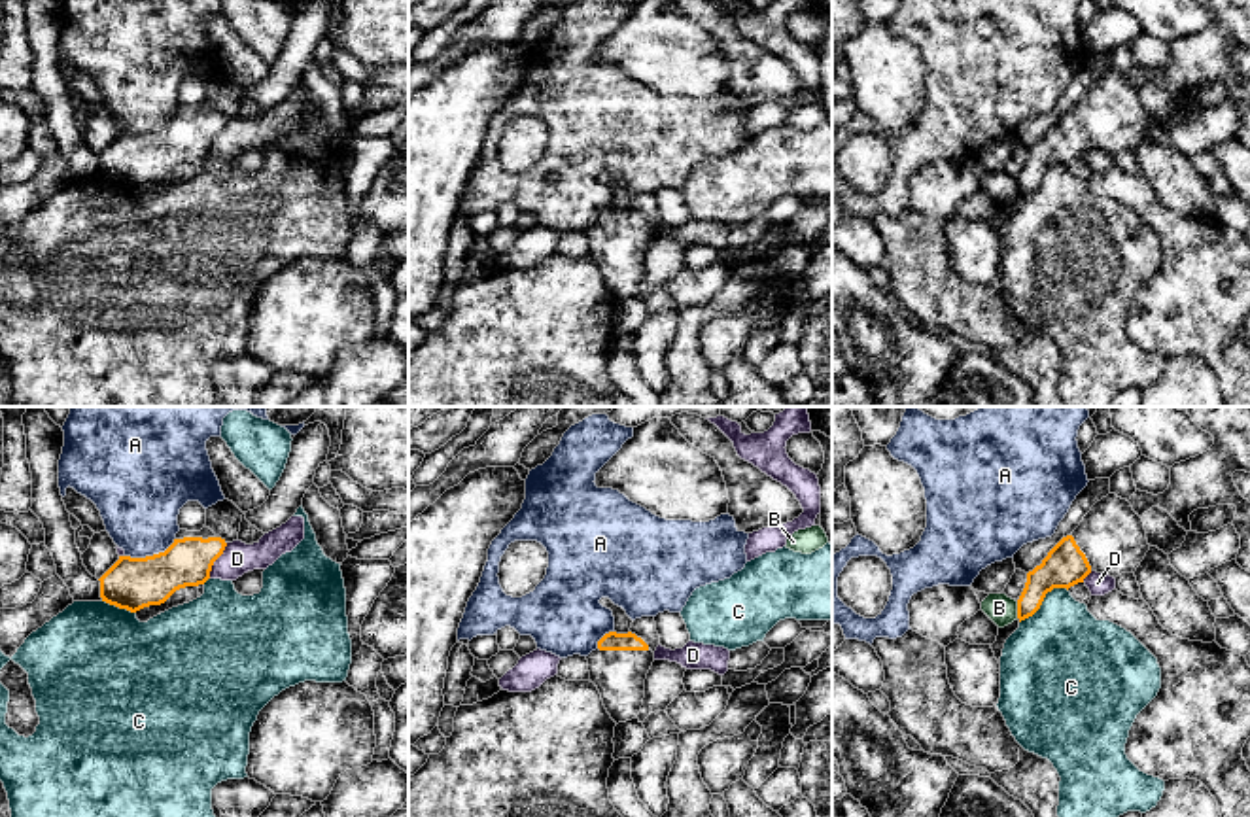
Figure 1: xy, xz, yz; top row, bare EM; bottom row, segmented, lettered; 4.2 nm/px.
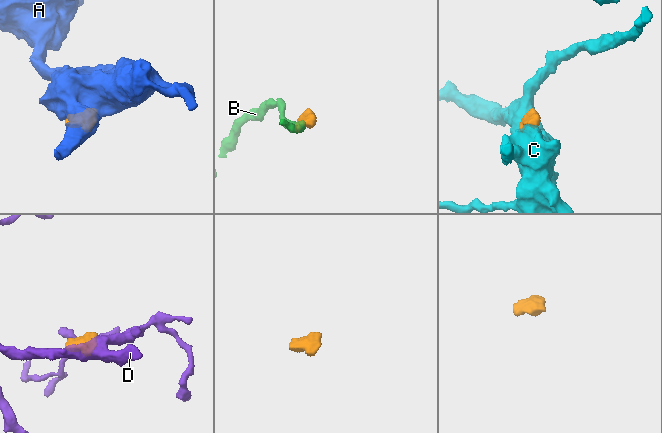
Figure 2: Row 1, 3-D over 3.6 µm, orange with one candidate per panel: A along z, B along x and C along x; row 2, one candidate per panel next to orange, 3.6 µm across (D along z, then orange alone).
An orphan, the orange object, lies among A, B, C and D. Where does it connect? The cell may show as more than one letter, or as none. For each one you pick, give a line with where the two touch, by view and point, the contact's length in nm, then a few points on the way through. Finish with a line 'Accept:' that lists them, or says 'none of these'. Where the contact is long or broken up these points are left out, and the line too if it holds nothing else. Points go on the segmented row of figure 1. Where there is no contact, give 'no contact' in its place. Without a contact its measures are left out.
Accept: none of these

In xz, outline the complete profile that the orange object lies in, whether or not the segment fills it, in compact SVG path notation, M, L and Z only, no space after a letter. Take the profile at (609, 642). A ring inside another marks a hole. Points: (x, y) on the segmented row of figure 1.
M609 632L588 656L590 681L598 687L611 719L626 722L637 719L645 679L654 662L654 652L635 634Z

